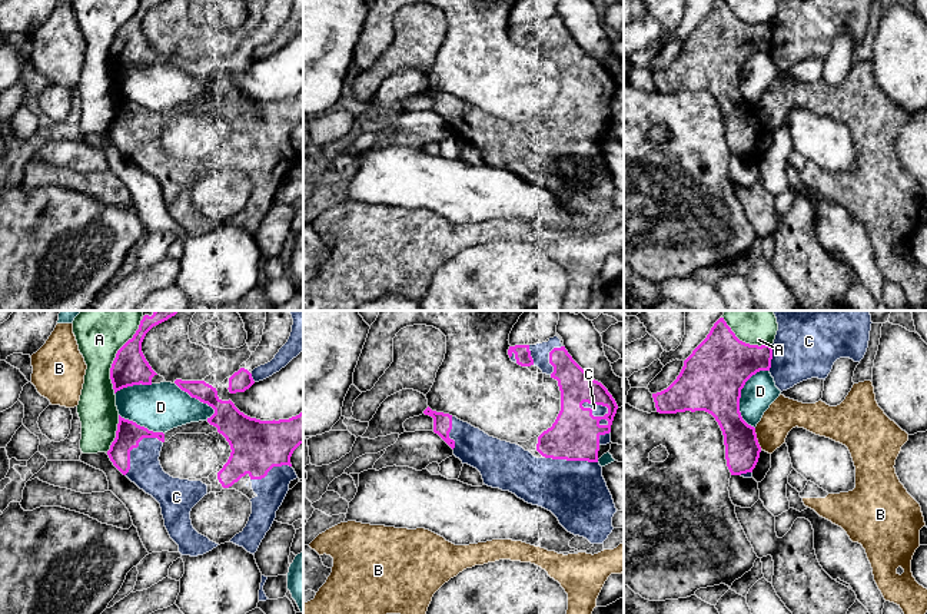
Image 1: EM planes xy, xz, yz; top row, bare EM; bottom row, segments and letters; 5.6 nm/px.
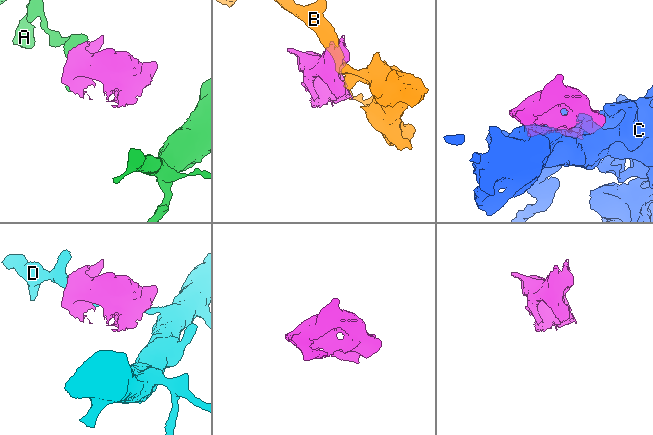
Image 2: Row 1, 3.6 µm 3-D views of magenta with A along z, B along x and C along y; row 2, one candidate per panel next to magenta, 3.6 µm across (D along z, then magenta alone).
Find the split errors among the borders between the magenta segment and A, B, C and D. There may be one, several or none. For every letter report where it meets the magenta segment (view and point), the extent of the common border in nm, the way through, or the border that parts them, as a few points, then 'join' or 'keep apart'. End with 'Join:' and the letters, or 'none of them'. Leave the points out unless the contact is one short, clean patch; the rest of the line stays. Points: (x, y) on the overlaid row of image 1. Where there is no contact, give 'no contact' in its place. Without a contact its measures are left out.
A: contact xy (116, 357); length 440 nm; keep apart
B: contact yz (756, 438); length 130 nm; border yz (754, 428), (761, 448); keep apart
C: contact xz (592, 415); length 200 nm; join
D: contact yz (740, 395); length 340 nm; keep apart
Join: C

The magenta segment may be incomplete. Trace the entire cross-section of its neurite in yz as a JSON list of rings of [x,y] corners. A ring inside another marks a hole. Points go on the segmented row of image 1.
[[[772,311],[778,331],[774,343],[750,345],[740,341],[724,318],[711,328],[707,338],[684,361],[677,379],[664,391],[652,394],[657,412],[677,414],[705,411],[718,422],[725,445],[725,459],[731,475],[752,477],[761,447],[755,428],[748,425],[740,412],[741,389],[760,371],[768,371],[775,386],[783,392],[794,385],[818,378],[824,379],[840,358],[860,362],[868,348],[870,311]]]

